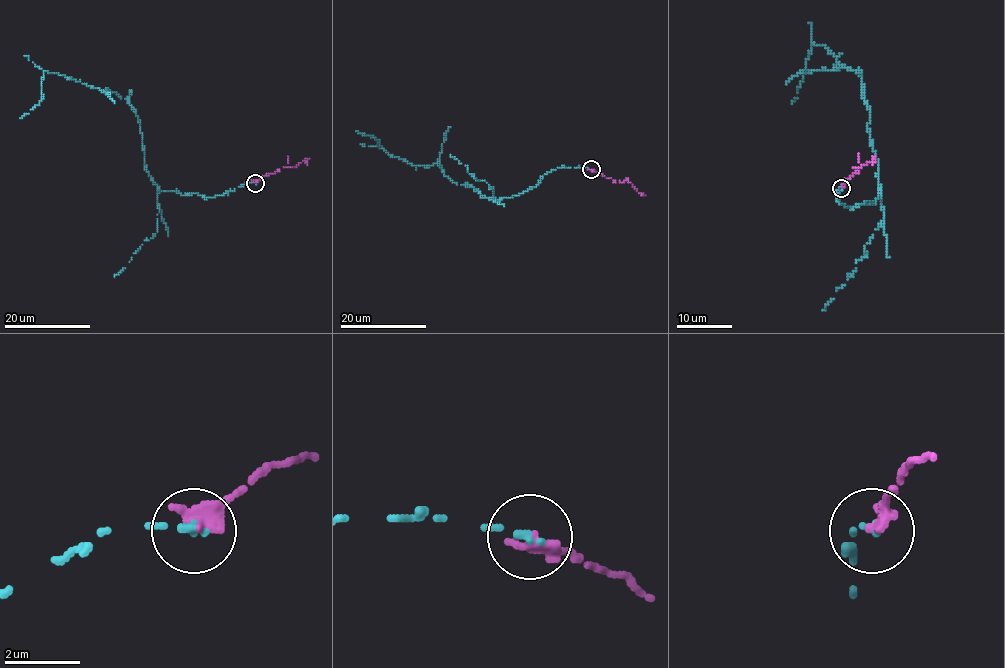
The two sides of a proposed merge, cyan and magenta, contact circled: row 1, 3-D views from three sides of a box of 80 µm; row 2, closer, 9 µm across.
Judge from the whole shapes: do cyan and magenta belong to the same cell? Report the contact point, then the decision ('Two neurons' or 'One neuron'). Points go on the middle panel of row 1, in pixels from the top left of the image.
Place: (591, 169). Two neurons

